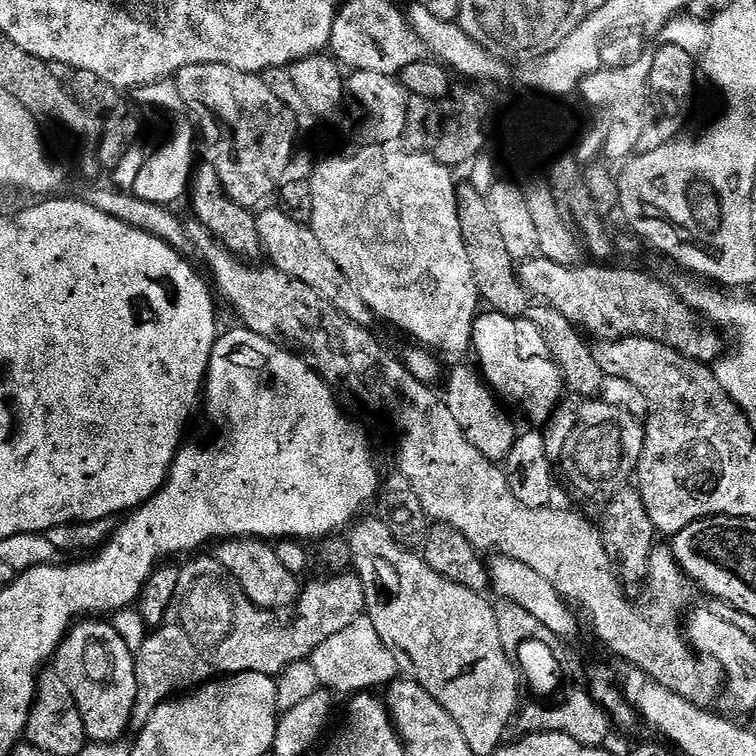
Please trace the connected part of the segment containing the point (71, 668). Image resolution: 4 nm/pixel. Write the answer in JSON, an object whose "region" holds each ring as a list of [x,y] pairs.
{"region":[[[84,618],[69,628],[64,641],[56,650],[54,671],[70,686],[74,694],[74,702],[78,702],[78,714],[82,714],[82,726],[86,726],[89,741],[98,744],[115,744],[121,739],[124,731],[129,731],[132,722],[132,711],[138,694],[136,681],[136,658],[118,634],[115,623],[108,624],[104,618]]]}

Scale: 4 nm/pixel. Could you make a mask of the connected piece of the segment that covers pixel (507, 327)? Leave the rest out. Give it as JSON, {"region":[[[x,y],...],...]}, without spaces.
{"region":[[[484,310],[477,315],[472,331],[472,348],[480,361],[478,367],[488,382],[489,388],[496,393],[501,401],[513,404],[522,415],[528,420],[533,420],[533,425],[543,426],[551,418],[552,412],[558,407],[562,397],[566,392],[564,375],[560,373],[560,367],[553,362],[552,357],[543,351],[532,353],[524,352],[524,340],[520,337],[520,328],[515,324],[512,316],[507,316],[501,312]]]}

